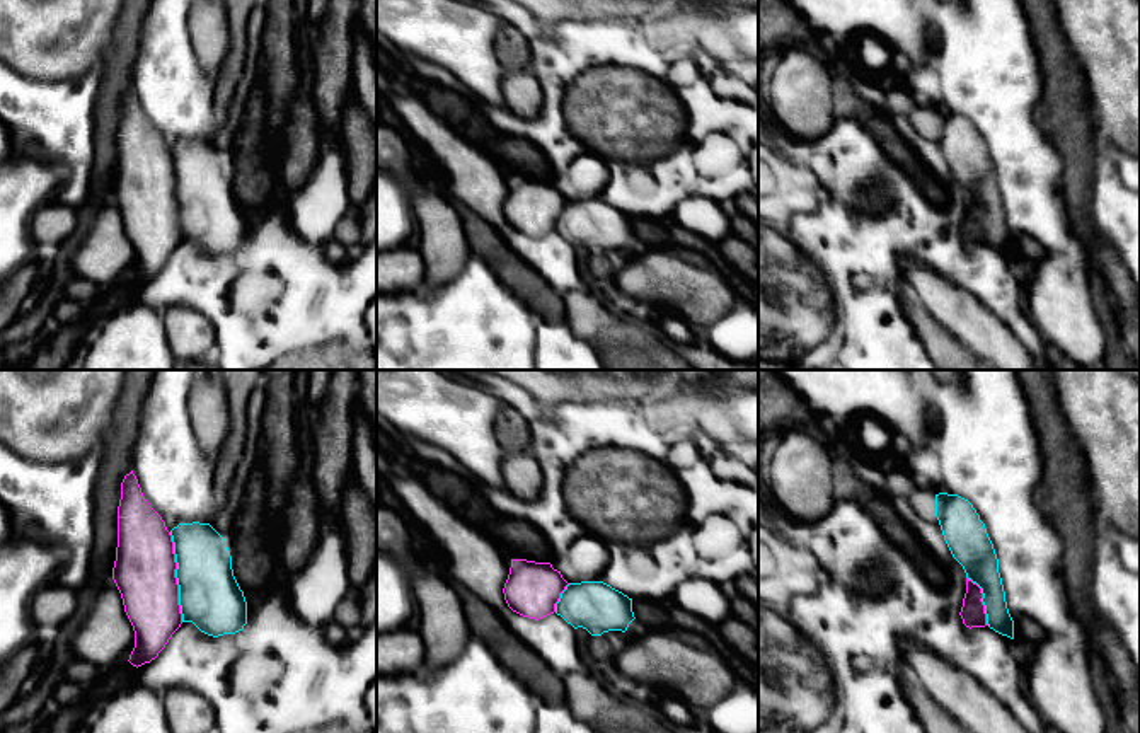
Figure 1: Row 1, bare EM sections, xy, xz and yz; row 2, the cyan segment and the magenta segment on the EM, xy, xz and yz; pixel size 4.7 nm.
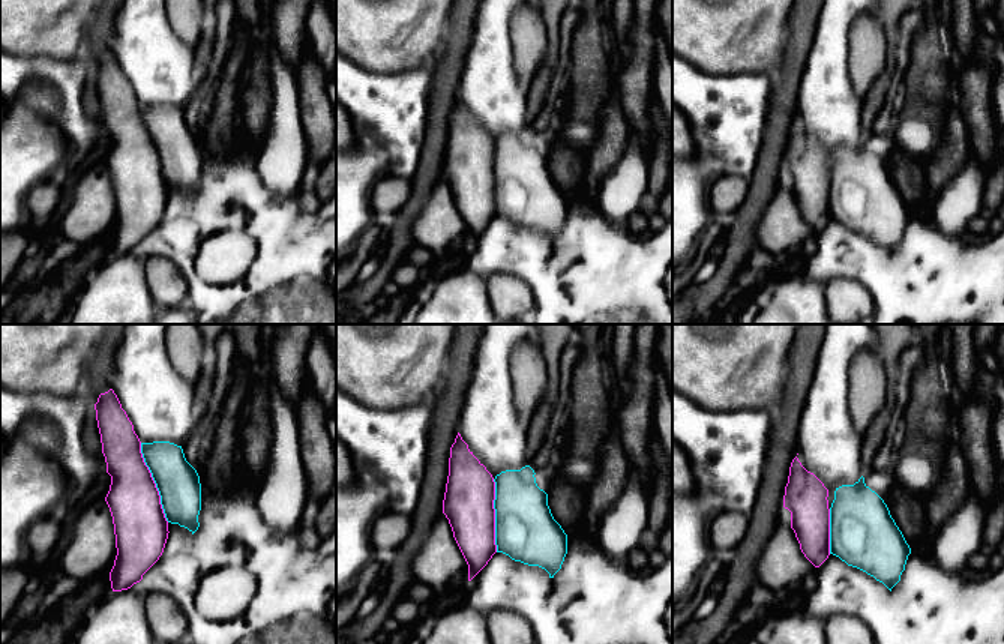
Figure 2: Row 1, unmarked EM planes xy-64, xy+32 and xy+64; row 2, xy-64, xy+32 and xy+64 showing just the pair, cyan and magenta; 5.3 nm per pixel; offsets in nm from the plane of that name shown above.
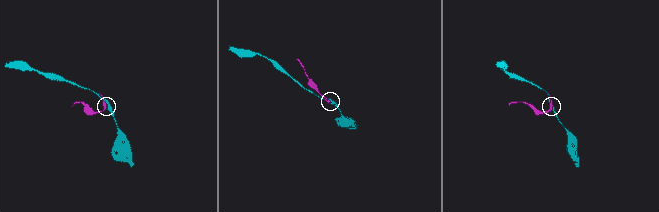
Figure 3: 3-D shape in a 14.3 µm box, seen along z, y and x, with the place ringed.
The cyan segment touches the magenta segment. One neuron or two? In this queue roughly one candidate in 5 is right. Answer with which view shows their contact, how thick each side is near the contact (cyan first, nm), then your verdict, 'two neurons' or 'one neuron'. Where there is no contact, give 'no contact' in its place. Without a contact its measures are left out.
xy | 300/300 nm | two neurons

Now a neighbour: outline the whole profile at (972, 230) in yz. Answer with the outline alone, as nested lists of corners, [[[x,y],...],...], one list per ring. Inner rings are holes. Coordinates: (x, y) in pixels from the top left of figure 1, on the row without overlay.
[[[966,196],[966,211],[963,216],[963,225],[961,225],[959,234],[963,237],[963,242],[970,247],[988,244],[985,223],[982,216],[983,216],[982,206]]]

